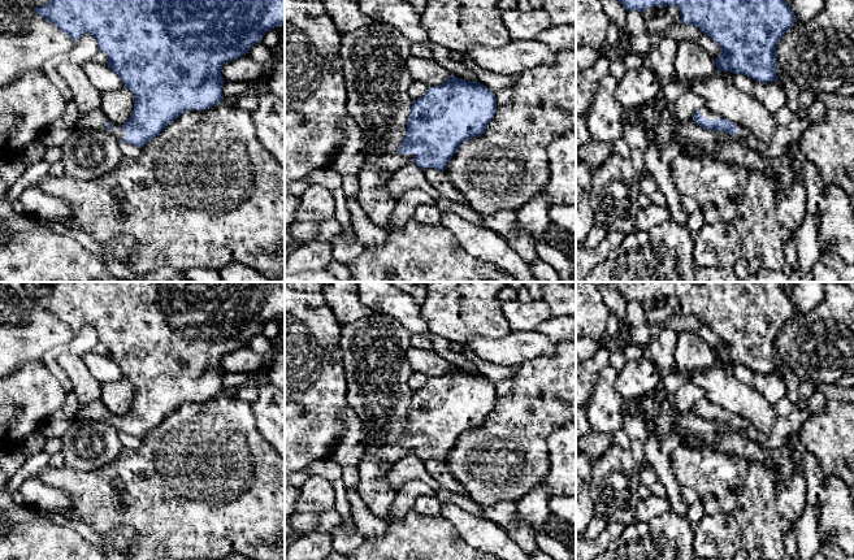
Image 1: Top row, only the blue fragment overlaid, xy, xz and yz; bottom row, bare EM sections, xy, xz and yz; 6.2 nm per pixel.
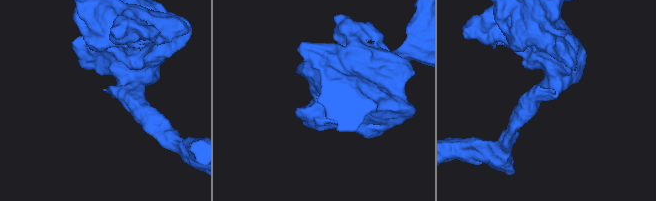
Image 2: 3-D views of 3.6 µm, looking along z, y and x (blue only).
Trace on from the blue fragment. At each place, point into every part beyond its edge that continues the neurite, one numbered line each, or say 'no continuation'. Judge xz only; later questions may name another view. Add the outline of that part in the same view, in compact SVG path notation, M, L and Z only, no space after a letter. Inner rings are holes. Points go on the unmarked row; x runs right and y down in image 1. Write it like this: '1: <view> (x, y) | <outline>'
1: xz (377, 460) | M383 443L367 446L359 463L359 494L367 508L385 524L391 524L391 507L396 492L386 483L391 466L416 446Z

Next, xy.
1: xy (95, 411) | M97 399L91 401L87 405L81 405L77 412L75 420L83 420L83 421L105 421L110 425L113 425L117 430L125 429L126 424L122 421L122 416L113 414L113 421L107 420L107 414L110 413L108 408L104 405L104 403Z

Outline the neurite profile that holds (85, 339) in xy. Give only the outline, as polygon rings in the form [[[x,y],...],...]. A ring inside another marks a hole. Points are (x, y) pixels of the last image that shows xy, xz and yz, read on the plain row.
[[[84,325],[74,334],[73,340],[69,343],[69,350],[78,356],[86,356],[88,352],[92,352],[97,343],[97,331],[91,325]]]

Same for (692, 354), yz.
[[[681,331],[677,334],[675,366],[679,373],[686,377],[715,365],[718,365],[716,353],[702,338],[693,331]]]

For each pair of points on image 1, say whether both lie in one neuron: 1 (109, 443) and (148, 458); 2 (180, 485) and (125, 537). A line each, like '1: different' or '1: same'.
1: different
2: different

